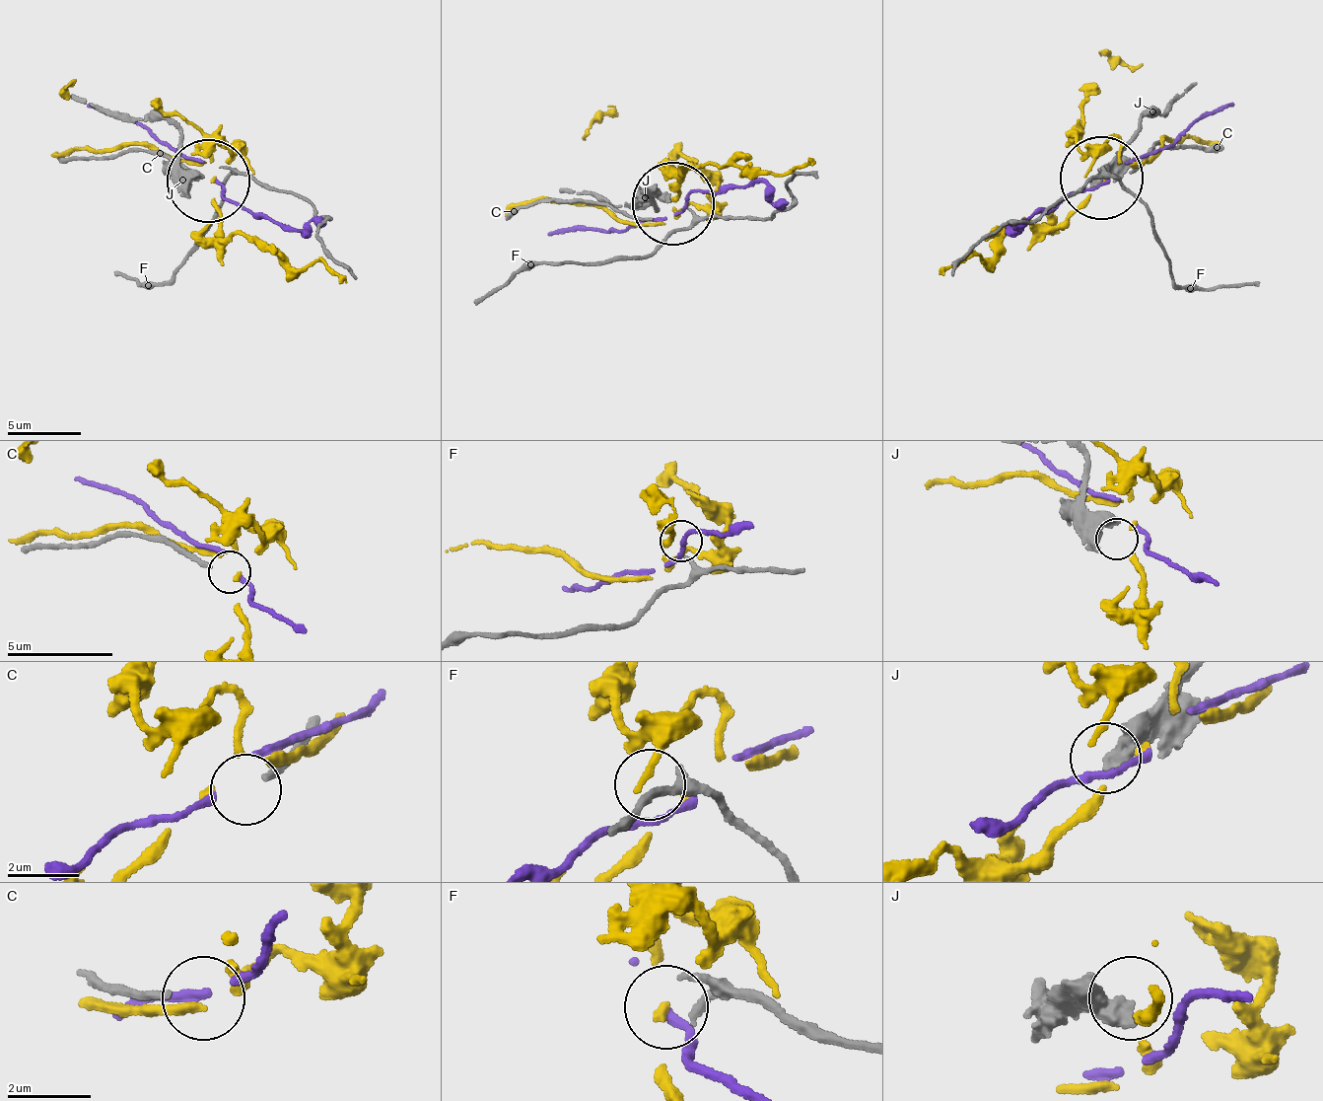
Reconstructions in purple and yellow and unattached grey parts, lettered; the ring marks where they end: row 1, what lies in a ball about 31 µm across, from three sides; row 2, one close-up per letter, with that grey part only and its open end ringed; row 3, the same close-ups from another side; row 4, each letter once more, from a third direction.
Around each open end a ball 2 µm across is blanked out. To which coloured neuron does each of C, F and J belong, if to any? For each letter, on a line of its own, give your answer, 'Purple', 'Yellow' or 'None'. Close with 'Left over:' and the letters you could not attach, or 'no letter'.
C: None
F: None
J: None
Left over: C, F, J

